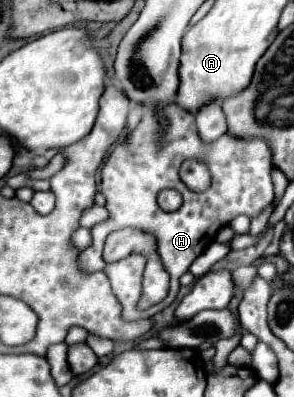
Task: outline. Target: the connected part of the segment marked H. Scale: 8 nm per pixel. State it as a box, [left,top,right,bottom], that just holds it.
[78,103,274,321]

